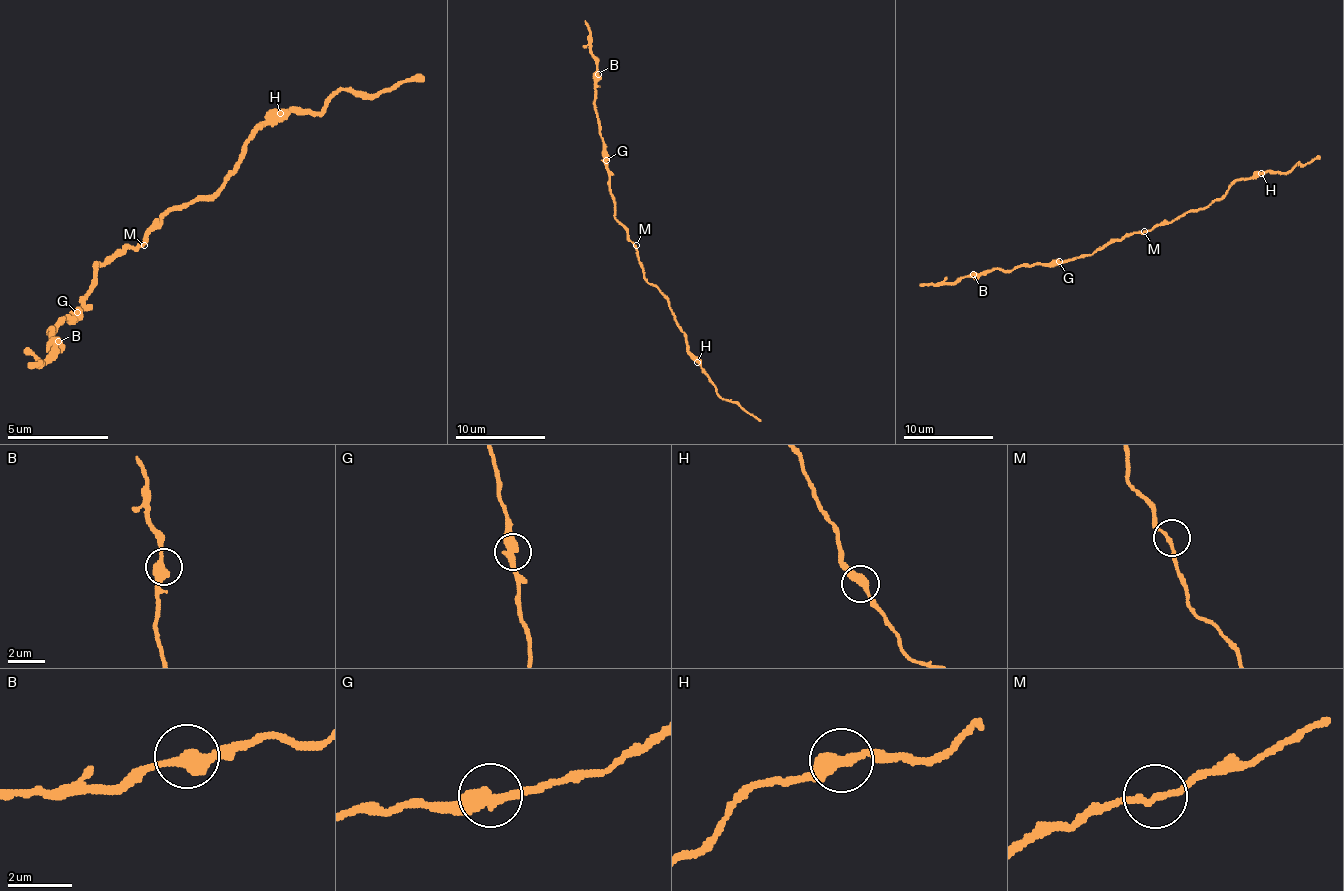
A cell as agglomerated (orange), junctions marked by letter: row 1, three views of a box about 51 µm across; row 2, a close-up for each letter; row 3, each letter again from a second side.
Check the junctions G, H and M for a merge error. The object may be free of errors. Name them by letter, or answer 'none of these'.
none of these

